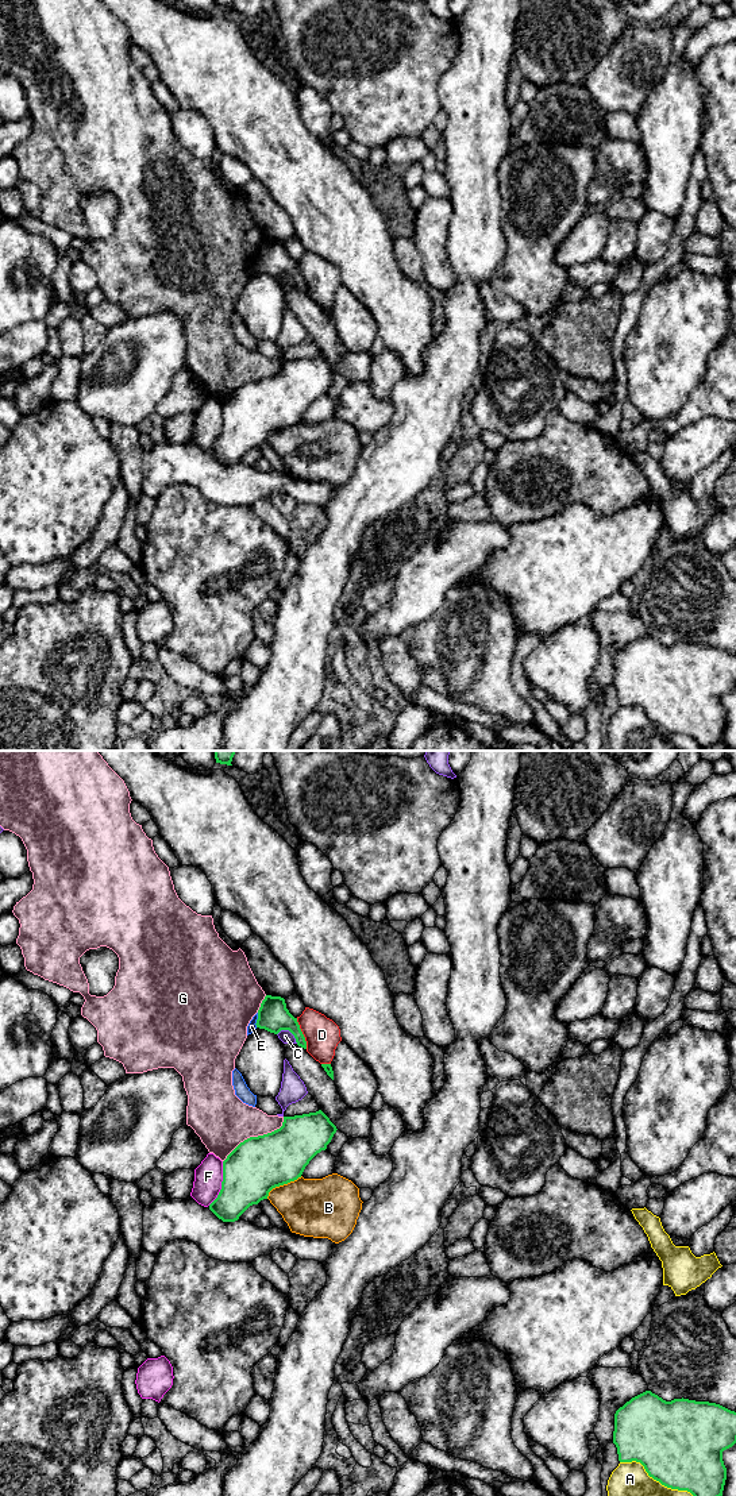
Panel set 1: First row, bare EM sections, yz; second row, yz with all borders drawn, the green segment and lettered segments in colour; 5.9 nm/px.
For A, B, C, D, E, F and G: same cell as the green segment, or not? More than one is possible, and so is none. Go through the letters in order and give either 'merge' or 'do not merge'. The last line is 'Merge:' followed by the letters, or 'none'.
A: do not merge
B: do not merge
C: do not merge
D: do not merge
E: do not merge
F: do not merge
G: do not merge
Merge: none

